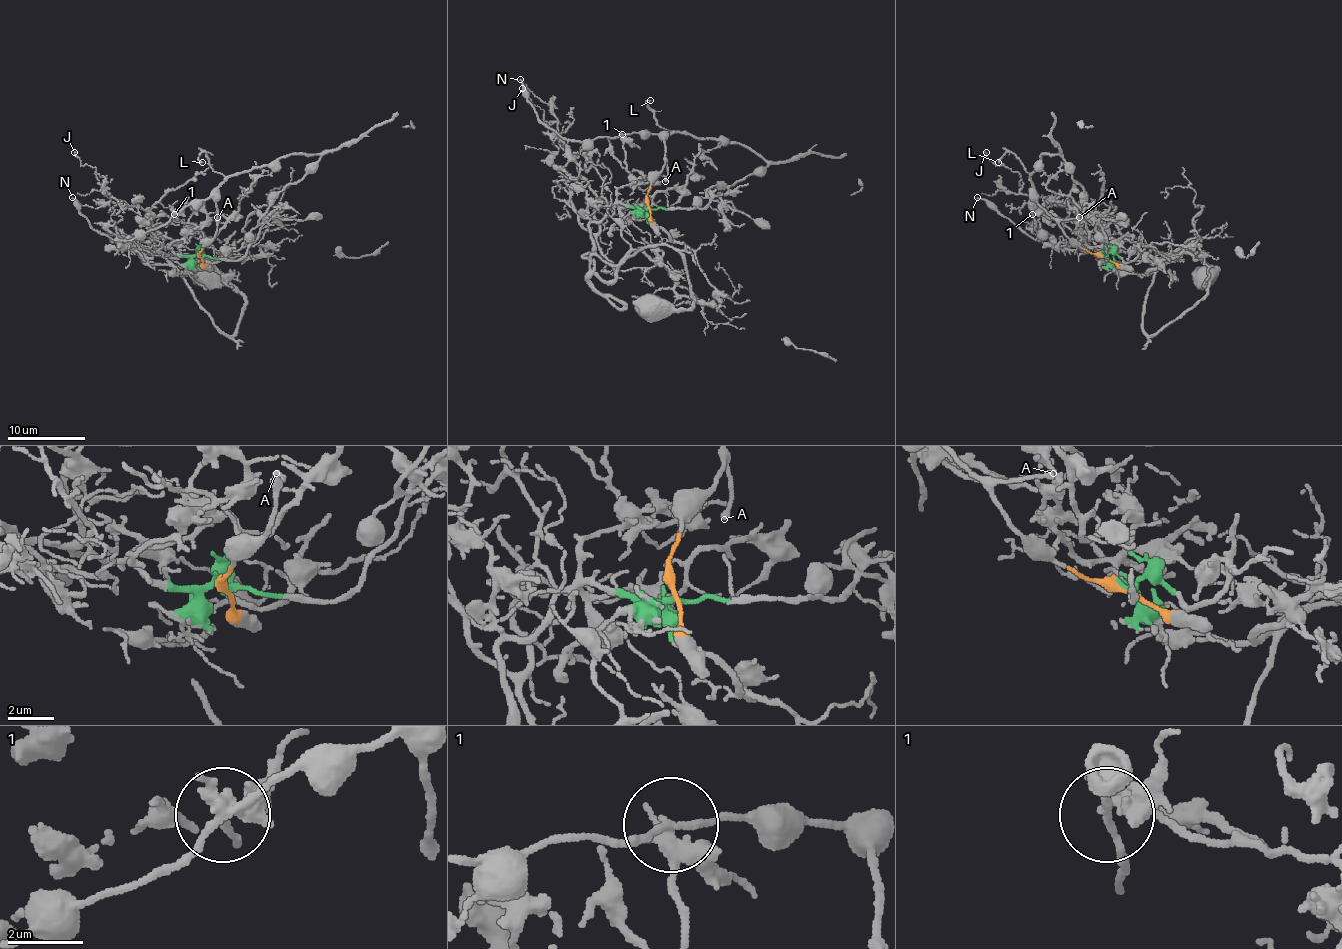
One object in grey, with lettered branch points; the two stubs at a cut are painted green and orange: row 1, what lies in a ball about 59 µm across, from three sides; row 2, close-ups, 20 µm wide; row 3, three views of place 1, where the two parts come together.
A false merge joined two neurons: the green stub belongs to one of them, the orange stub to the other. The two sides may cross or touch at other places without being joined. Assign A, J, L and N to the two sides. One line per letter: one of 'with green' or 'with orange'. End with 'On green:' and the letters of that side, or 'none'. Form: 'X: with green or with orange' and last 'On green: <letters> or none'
A: with orange
J: with green
L: with orange
N: with orange
On green: J

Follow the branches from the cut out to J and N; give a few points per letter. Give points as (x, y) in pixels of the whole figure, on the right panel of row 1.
J: (1102, 256), (1100, 248), (1063, 222), (1065, 207), (1024, 195), (1020, 175), (997, 166), (985, 152)
N: (1102, 256), (1079, 248), (1034, 197), (1030, 205), (1038, 240), (977, 197)

